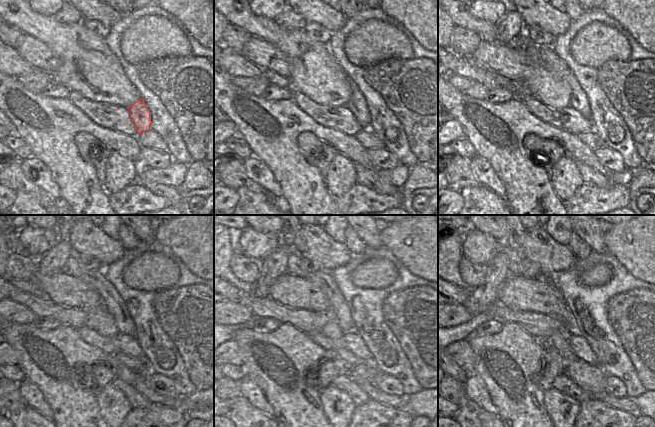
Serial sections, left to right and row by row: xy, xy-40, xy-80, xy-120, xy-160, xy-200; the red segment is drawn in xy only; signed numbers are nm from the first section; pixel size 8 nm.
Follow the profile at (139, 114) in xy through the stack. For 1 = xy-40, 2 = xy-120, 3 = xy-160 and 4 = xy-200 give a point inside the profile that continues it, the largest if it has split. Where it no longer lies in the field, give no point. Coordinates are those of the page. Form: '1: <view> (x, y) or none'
1: xy-40 (357, 105)
2: xy-120 (111, 301)
3: xy-160 (339, 308)
4: xy-200 (515, 258)

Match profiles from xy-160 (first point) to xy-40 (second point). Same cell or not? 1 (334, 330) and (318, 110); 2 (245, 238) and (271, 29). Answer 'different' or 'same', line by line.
1: different
2: different

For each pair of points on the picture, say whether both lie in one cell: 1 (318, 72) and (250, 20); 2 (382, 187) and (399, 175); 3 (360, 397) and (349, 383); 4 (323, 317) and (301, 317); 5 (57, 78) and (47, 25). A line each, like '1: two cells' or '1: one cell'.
1: one cell
2: two cells
3: one cell
4: one cell
5: one cell

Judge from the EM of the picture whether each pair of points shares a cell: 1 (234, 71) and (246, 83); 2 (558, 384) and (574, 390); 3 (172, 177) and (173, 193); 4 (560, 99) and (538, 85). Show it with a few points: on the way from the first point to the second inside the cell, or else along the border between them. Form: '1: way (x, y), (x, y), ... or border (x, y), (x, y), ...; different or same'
1: border (261, 75), (231, 78); different
2: way (562, 384), (570, 389); same
3: border (150, 181), (164, 183), (177, 188); different
4: way (555, 94), (543, 85); same

